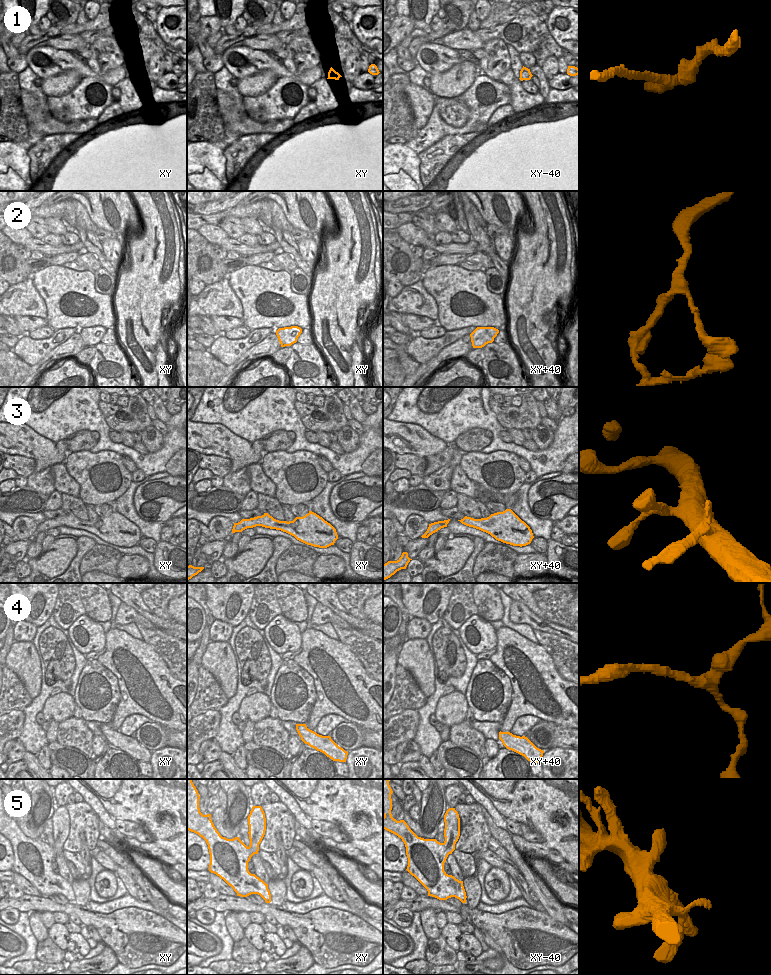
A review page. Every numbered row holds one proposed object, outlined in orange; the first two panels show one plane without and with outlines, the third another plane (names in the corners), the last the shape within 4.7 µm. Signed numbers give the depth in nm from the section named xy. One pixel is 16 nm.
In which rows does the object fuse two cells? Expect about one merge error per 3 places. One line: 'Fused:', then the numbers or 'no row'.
Fused: 1.

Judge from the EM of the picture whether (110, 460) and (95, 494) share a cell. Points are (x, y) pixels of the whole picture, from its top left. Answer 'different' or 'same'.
same

